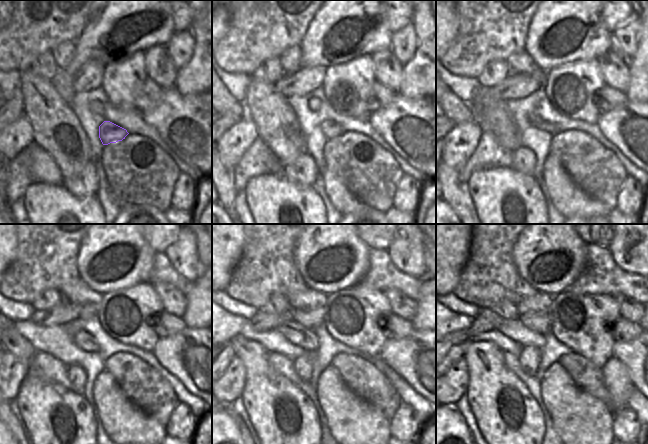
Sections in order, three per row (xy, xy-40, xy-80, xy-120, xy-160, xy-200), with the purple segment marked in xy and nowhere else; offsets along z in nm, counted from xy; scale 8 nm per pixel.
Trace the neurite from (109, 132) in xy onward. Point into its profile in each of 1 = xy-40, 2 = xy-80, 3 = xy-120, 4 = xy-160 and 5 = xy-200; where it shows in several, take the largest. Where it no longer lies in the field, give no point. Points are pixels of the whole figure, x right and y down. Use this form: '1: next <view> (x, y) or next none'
1: next xy-40 (330, 129)
2: next xy-80 (535, 120)
3: next xy-120 (83, 340)
4: next xy-160 (295, 333)
5: next xy-200 (515, 330)

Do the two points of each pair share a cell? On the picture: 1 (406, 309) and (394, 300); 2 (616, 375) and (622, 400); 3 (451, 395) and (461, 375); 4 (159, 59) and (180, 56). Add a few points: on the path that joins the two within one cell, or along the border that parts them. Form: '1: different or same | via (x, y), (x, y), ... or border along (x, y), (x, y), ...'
1: same | via (403, 307), (397, 302)
2: same | via (617, 381), (619, 384), (619, 394)
3: same | via (451, 390), (451, 386), (456, 380)
4: different | border along (166, 45), (166, 51), (172, 63), (178, 69)

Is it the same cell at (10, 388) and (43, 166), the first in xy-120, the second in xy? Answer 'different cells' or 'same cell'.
different cells

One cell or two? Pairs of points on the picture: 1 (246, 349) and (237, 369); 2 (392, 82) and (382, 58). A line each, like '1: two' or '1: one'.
1: two
2: one

